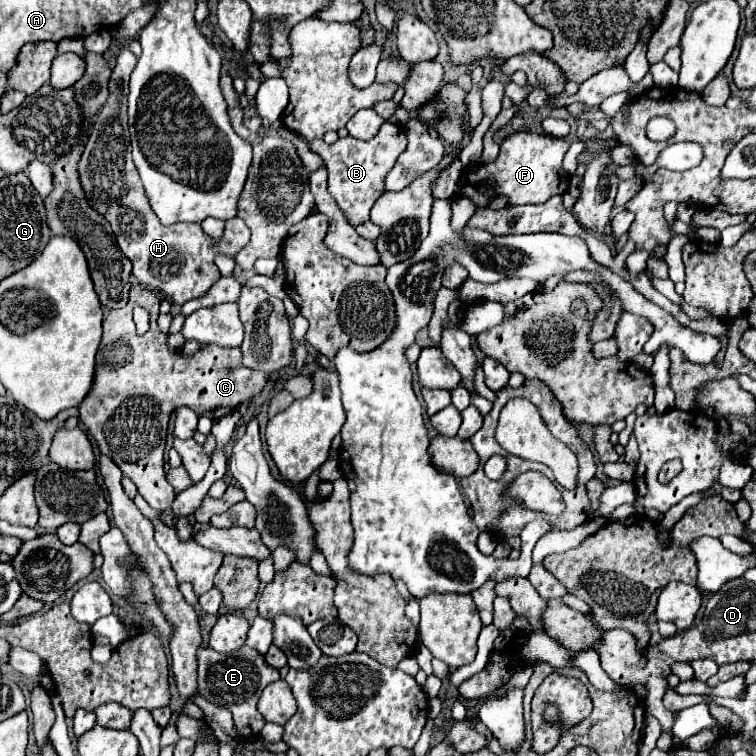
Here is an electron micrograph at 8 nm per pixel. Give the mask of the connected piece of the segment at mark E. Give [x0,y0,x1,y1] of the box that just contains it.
[197,645,279,741]

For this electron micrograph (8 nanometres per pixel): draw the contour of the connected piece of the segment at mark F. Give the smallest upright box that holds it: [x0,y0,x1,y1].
[459,133,569,207]

